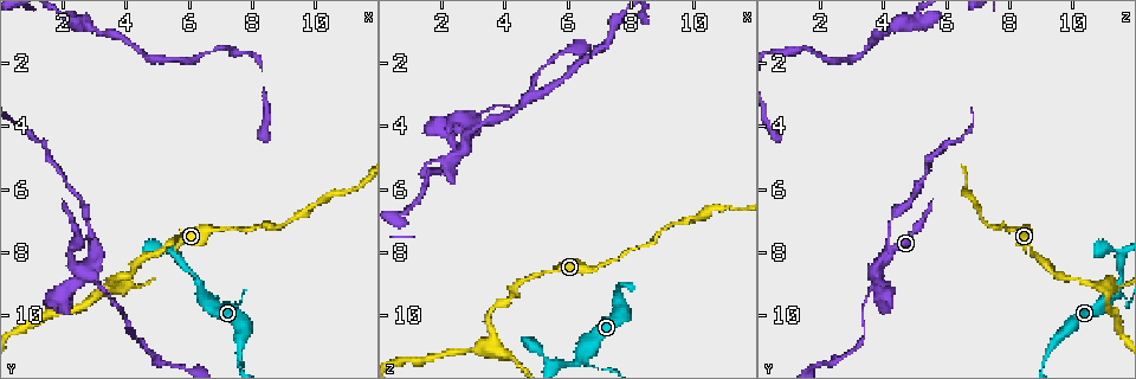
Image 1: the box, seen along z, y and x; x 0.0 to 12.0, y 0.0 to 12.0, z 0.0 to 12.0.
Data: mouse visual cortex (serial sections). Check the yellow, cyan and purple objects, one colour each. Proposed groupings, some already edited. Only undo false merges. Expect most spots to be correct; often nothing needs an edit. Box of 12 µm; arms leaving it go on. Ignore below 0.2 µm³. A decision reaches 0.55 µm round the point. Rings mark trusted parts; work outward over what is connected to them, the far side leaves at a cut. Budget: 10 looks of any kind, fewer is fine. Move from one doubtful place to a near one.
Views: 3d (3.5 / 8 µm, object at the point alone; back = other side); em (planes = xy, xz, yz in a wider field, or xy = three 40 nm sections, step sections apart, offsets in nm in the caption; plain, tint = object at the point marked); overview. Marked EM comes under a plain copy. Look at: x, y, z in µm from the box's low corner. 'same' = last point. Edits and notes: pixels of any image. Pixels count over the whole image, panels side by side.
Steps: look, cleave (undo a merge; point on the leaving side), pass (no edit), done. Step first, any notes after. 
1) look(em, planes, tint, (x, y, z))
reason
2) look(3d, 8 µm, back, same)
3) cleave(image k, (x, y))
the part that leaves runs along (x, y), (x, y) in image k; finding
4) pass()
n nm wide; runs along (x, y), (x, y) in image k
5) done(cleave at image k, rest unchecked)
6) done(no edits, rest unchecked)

look(3d, 8 µm, (6.4, 9.2, 11.3))
thin arm on a thick one

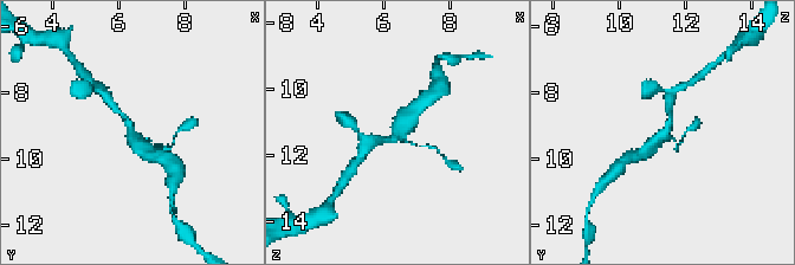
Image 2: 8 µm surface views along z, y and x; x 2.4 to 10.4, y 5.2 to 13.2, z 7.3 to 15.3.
look(em, xy, step 1, tint, (6.4, 9.3, 11.3))
need the tissue

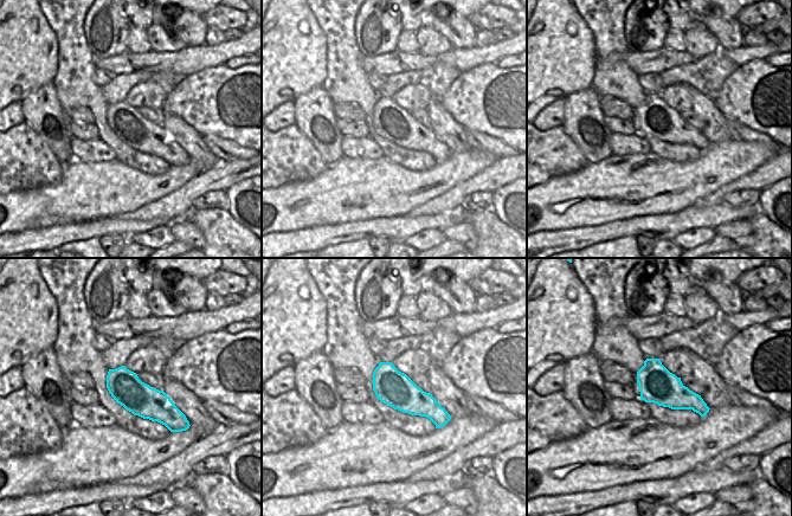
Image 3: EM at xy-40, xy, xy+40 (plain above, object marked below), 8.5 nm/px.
pass()
3 arms; arms of 100, 150, 400 nm; runs along (111, 372), (178, 429) in image 3; one cell here

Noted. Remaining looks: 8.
look(3d, 8 µm, (3.6, 9.1, 10.9))
three arms meet

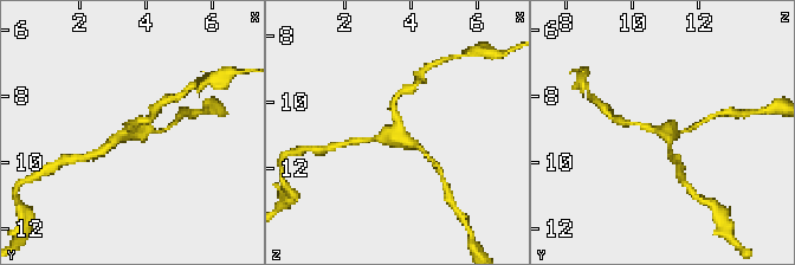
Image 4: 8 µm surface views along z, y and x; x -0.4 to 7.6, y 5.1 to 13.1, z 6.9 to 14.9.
look(em, xy, step 1, tint, (3.6, 9.0, 10.9))
3 arms; arms of 150, 200, 250 nm; need the tissue

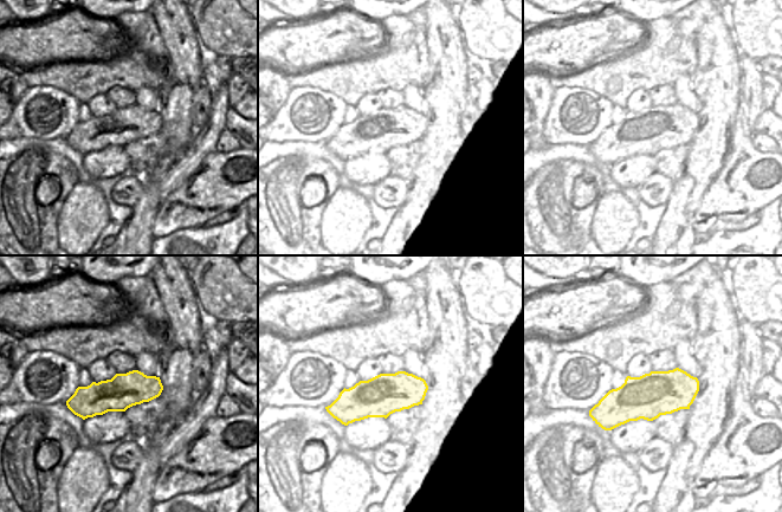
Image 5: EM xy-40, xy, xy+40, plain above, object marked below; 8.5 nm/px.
pass()
340 nm wide; runs along (159, 386), (70, 404) in image 5; one cell here

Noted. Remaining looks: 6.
look(3d, 3.5 µm, (2.7, 8.5, 3.6))
sharp bend

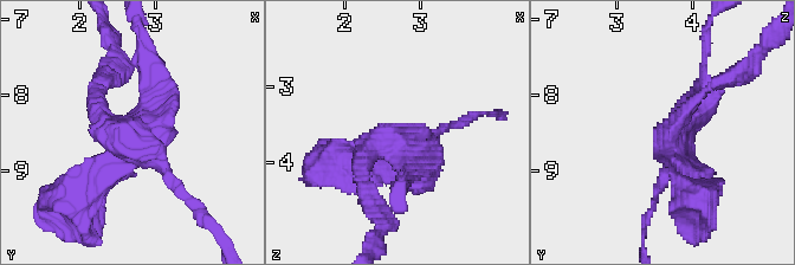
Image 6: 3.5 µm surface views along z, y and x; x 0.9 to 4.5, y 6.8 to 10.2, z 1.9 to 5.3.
cleave(image 6, (347, 160))
the part that leaves runs along (143, 118), (155, 60), (140, 32) in image 6; a second cell is stuck on

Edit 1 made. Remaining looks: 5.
look(3d, 8 µm, back, (4.2, 10.6, 3.4))
thin neck

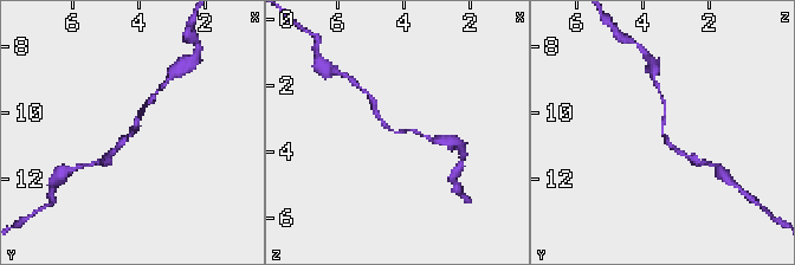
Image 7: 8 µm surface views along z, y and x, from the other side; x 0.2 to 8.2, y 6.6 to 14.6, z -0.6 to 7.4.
look(em, xy, step 2, tint, (4.3, 10.5, 3.3))
arms of 100, 150 nm; now the EM

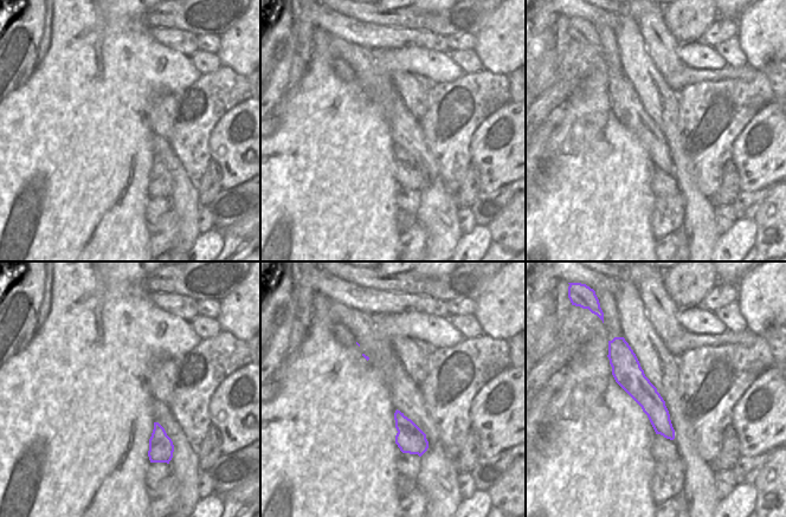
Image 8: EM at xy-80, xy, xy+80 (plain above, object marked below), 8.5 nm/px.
pass()
runs along (149, 102), (111, 153) in image 7; one cell here

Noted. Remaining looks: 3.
done(cleave at image 6, rest unchecked)

